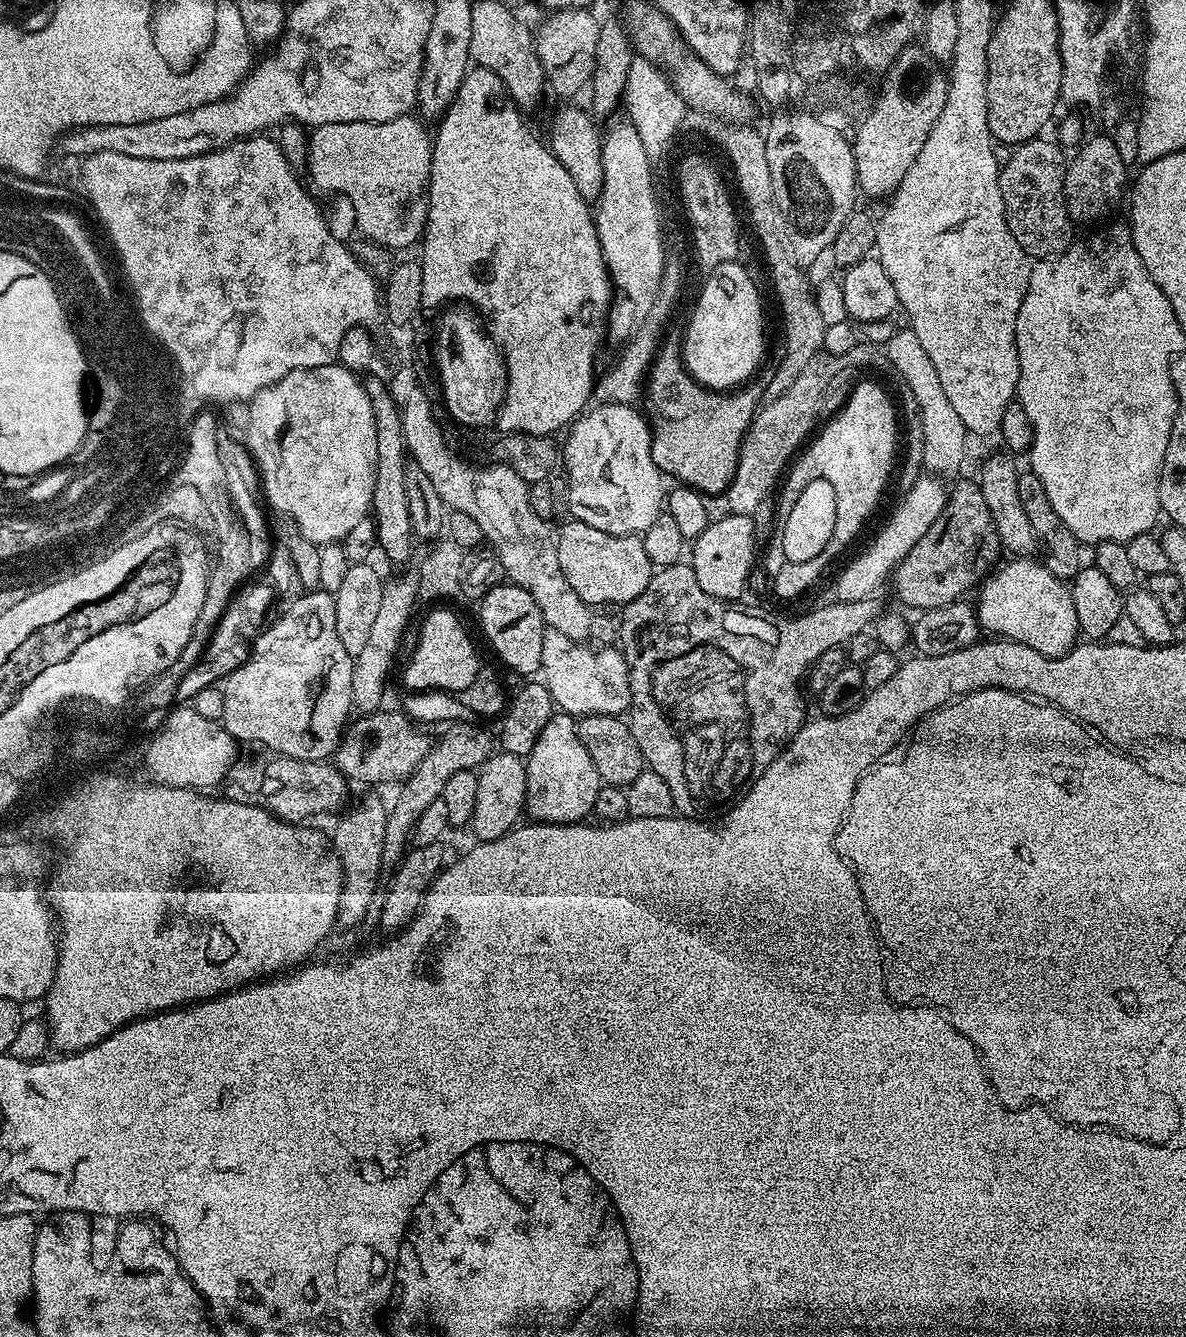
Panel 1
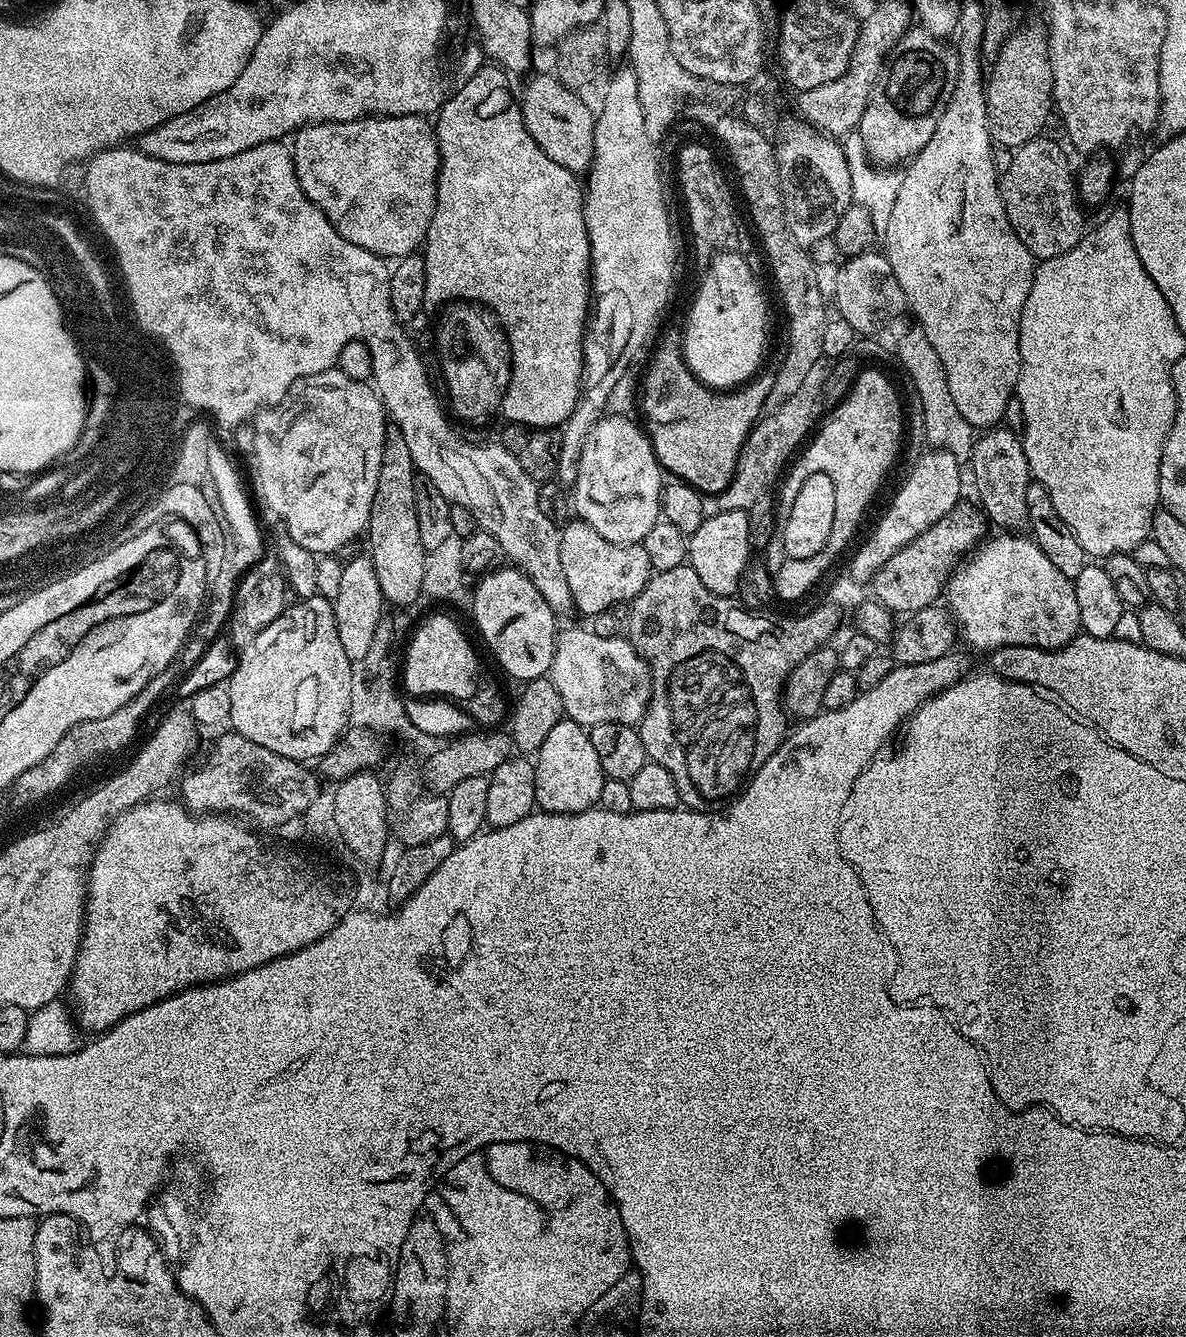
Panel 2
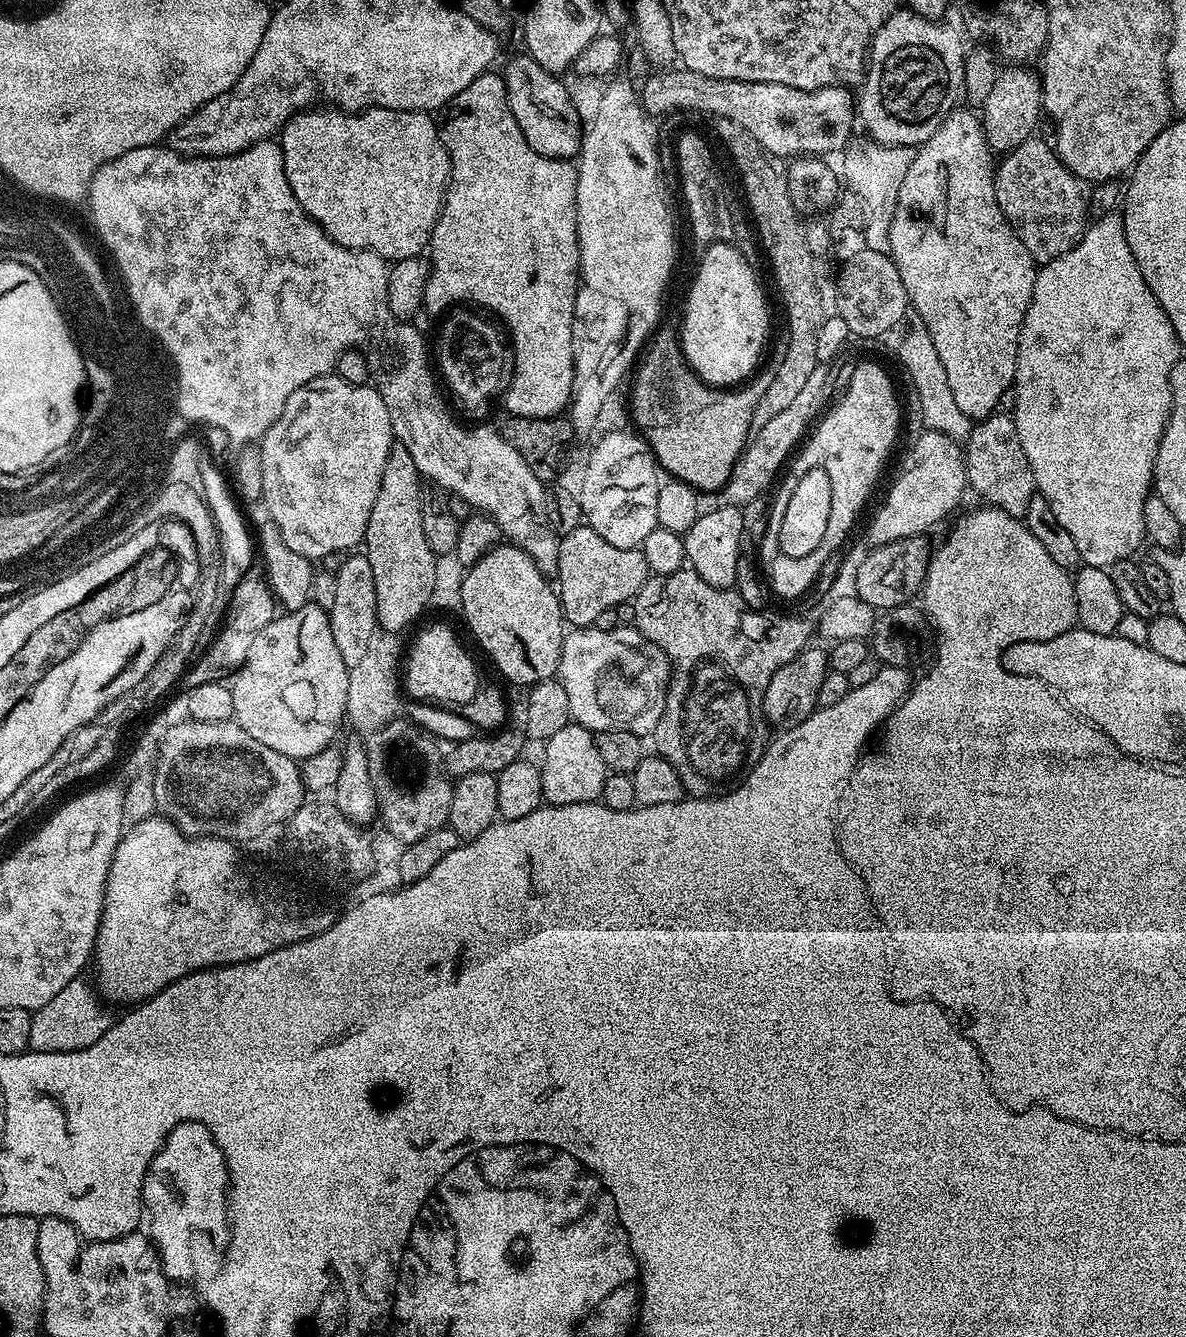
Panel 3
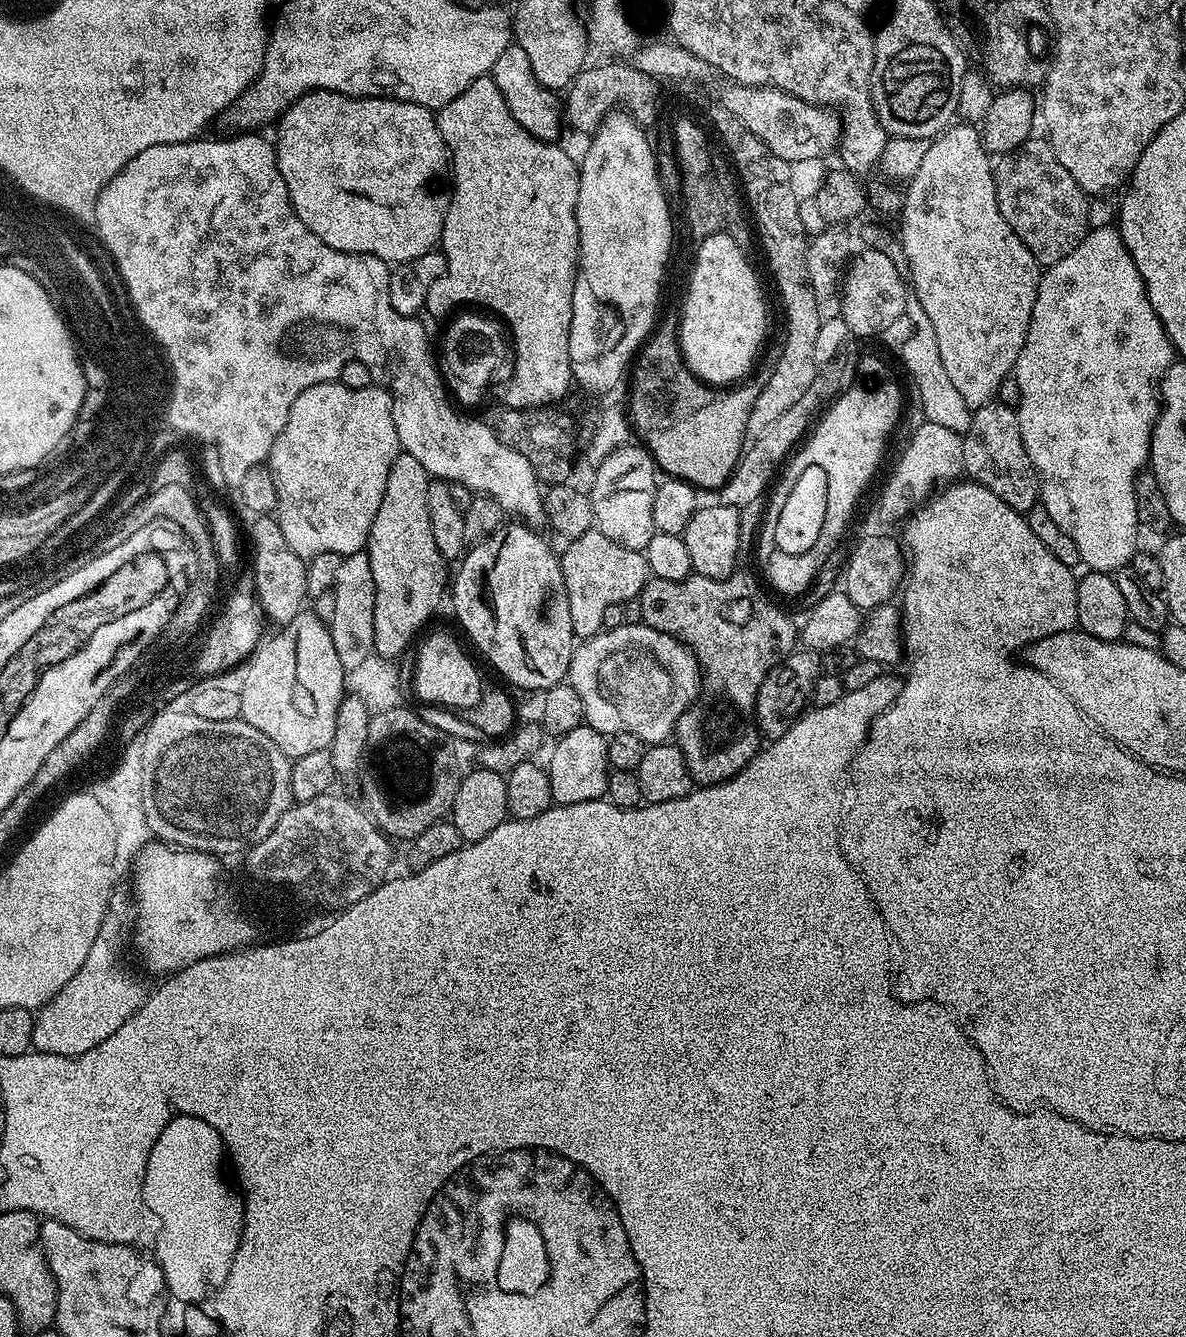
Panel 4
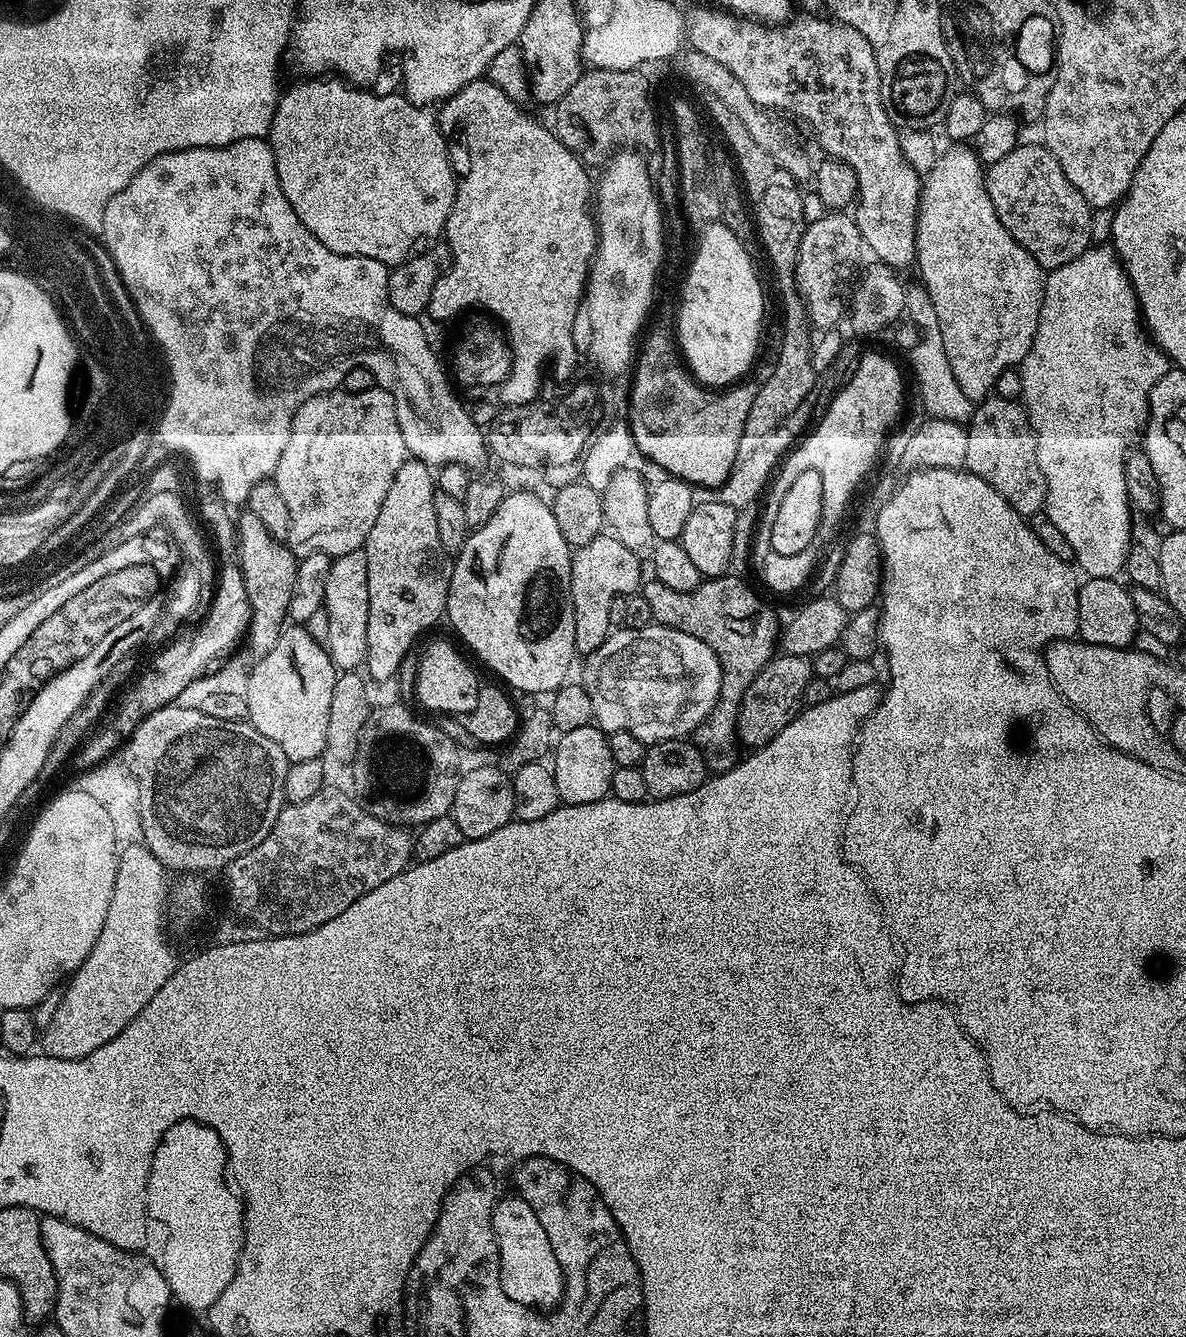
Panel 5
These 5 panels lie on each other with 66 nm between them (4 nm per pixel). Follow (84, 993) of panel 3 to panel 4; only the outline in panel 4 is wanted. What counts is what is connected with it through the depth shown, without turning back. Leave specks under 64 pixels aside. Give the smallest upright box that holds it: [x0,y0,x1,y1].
[32,891,146,1056]

